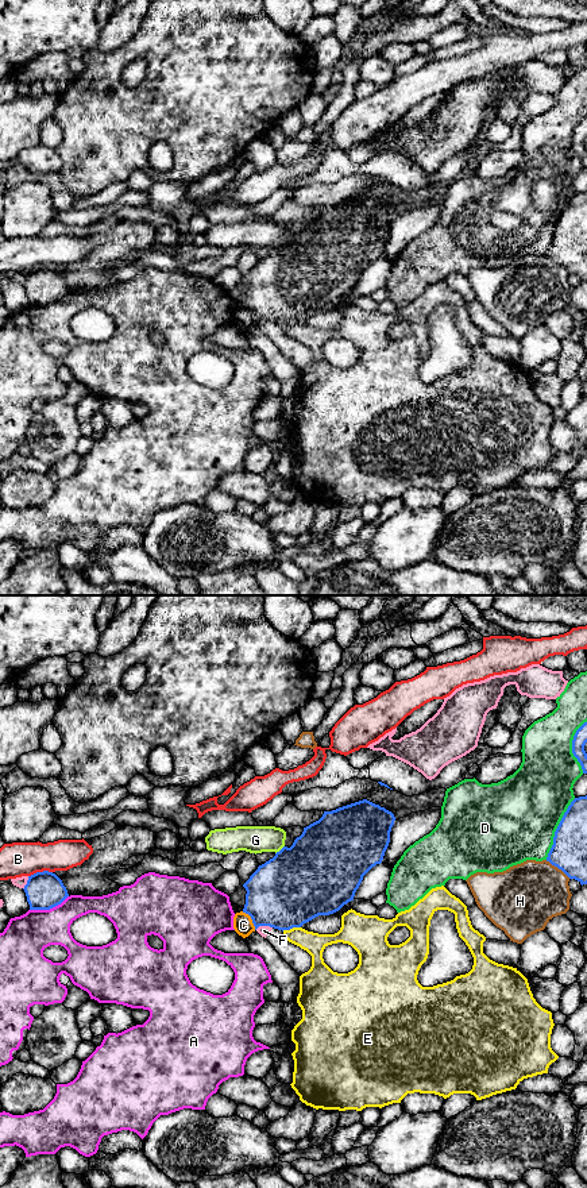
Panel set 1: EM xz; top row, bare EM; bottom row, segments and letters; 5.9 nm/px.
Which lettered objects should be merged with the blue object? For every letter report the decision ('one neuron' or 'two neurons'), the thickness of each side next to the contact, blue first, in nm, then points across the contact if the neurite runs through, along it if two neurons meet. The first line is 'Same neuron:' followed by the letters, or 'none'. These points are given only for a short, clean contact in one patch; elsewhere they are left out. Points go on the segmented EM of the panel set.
Same neuron: none
A: two neurons; 220 nm thick on the blue side, 260 nm on the other
B: two neurons; 220 nm thick on the blue side, 200 nm on the other
C: two neurons; 420 nm thick on the blue side, 120 nm on the other; border along xz (242, 911), (250, 917), (255, 929)
D: two neurons; 220 nm thick on the blue side, 480 nm on the other
E: two neurons; 440 nm thick on the blue side, 130 nm on the other
F: two neurons; 440 nm thick on the blue side, 60 nm on the other
G: two neurons; 460 nm thick on the blue side, 160 nm on the other
H: two neurons; 220 nm thick on the blue side, 380 nm on the other

